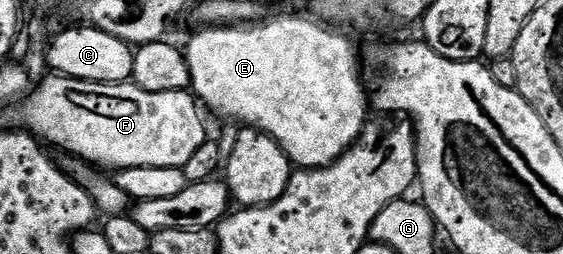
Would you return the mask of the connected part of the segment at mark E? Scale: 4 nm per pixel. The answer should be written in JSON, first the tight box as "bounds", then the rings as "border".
{"bounds":[184,16,368,169],"border":[[[282,16],[257,26],[206,26],[184,48],[193,95],[216,115],[227,116],[227,121],[266,133],[299,169],[326,168],[336,162],[367,127],[368,89],[360,71],[359,53],[354,53],[348,37],[333,32],[338,30],[309,19]]]}

